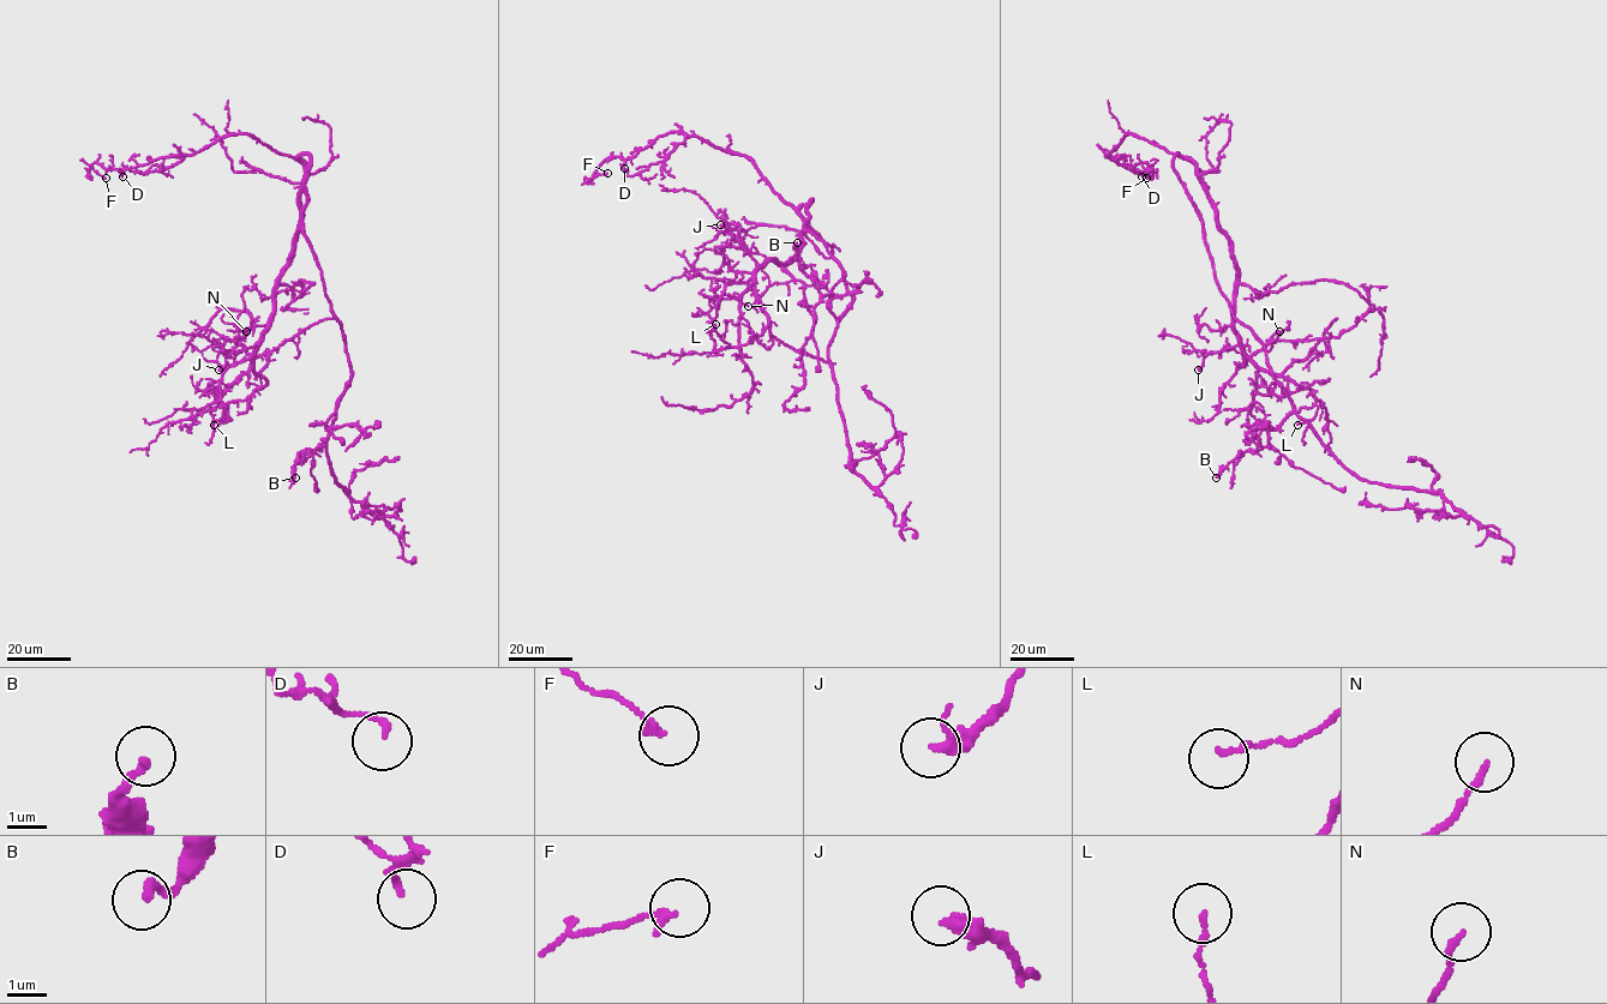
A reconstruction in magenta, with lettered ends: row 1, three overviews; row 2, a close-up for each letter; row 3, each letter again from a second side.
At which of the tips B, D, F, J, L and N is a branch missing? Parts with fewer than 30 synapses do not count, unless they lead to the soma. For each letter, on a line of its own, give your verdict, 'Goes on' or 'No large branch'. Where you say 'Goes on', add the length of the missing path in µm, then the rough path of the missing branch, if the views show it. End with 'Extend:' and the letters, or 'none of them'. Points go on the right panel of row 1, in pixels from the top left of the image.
B: No large branch
D: No large branch
F: No large branch
J: No large branch
L: No large branch
N: No large branch
Extend: none of them

